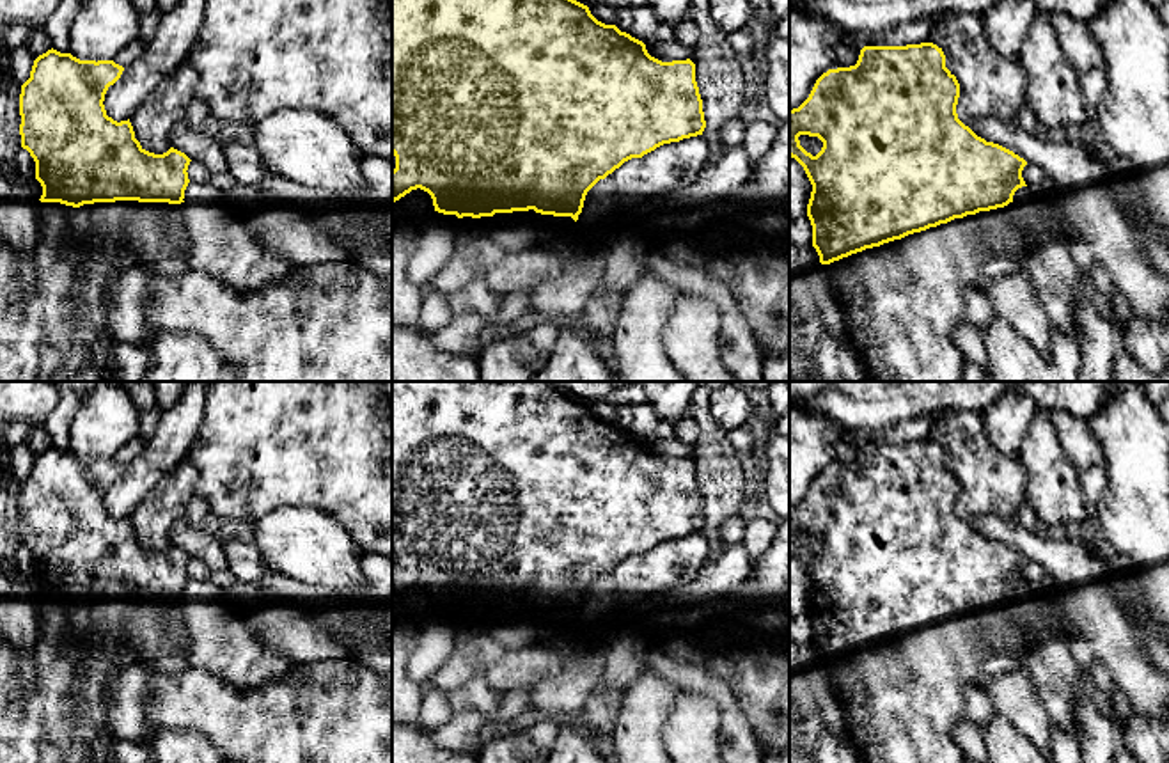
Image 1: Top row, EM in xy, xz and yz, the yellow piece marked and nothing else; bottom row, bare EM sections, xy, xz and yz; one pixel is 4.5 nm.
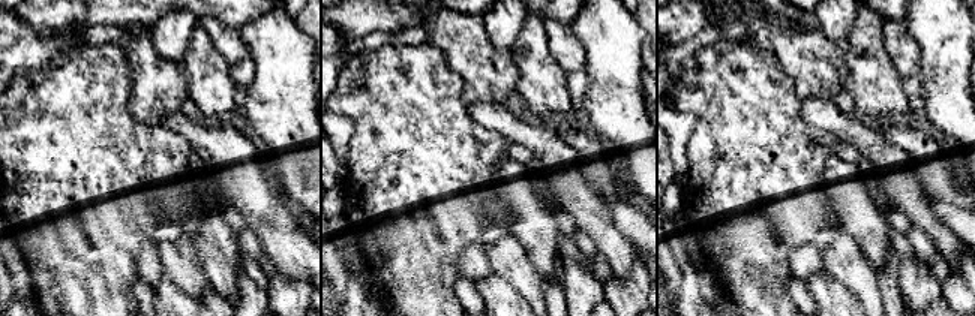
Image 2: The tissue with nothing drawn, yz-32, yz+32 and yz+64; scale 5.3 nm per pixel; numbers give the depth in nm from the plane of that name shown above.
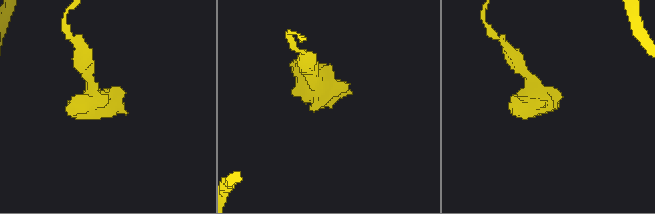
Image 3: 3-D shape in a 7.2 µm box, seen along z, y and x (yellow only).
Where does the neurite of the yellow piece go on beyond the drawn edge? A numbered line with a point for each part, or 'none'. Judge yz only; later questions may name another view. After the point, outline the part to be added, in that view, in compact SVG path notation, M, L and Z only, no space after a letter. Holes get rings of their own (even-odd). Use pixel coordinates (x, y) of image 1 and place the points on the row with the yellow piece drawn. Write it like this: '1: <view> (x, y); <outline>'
1: yz (902, 300); M997 208L825 264L844 311L846 342L857 350L864 378L867 382L961 382L967 362L953 332L965 321L963 291L993 256L1016 257L1027 248L1027 234L1015 225L1006 208Z

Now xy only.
1: xy (59, 330); M37 201L37 243L32 252L32 261L37 273L34 279L34 287L28 293L25 293L20 284L18 254L0 236L0 382L114 382L114 378L117 376L117 362L112 346L117 341L108 330L108 312L112 302L112 287L117 277L135 264L154 268L154 264L163 259L184 257L188 254L188 248L190 240L181 215L181 204L115 201L73 208L60 202Z

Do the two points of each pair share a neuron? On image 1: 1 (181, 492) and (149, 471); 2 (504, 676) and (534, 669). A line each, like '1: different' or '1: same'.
1: different
2: same

